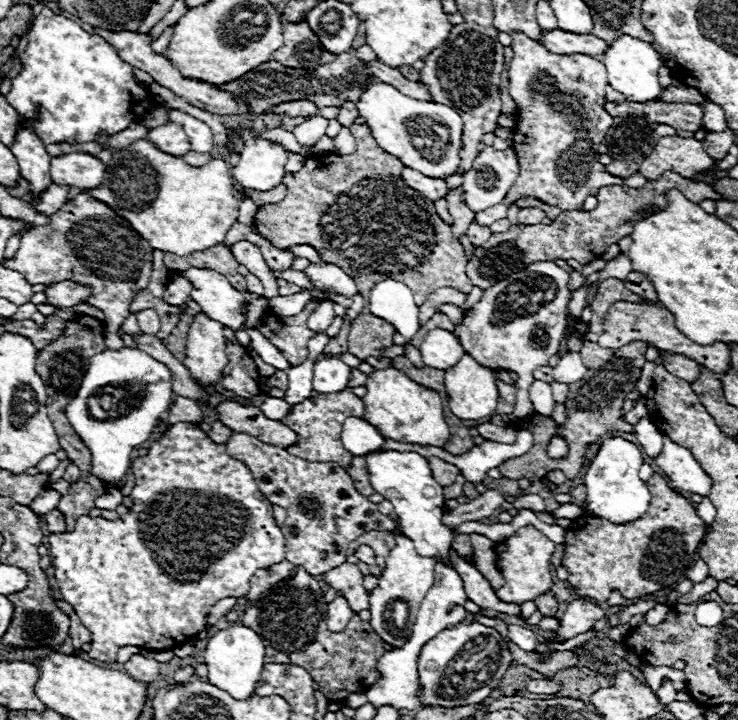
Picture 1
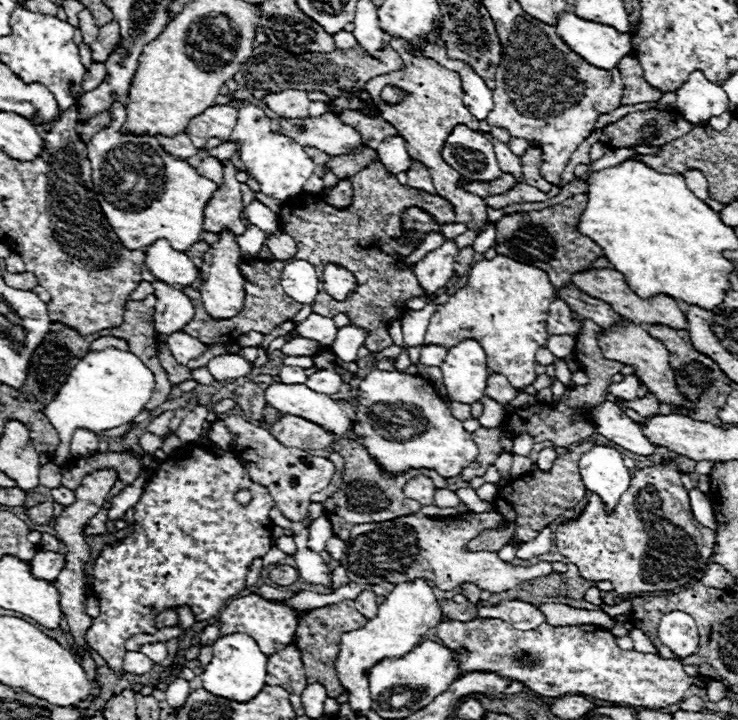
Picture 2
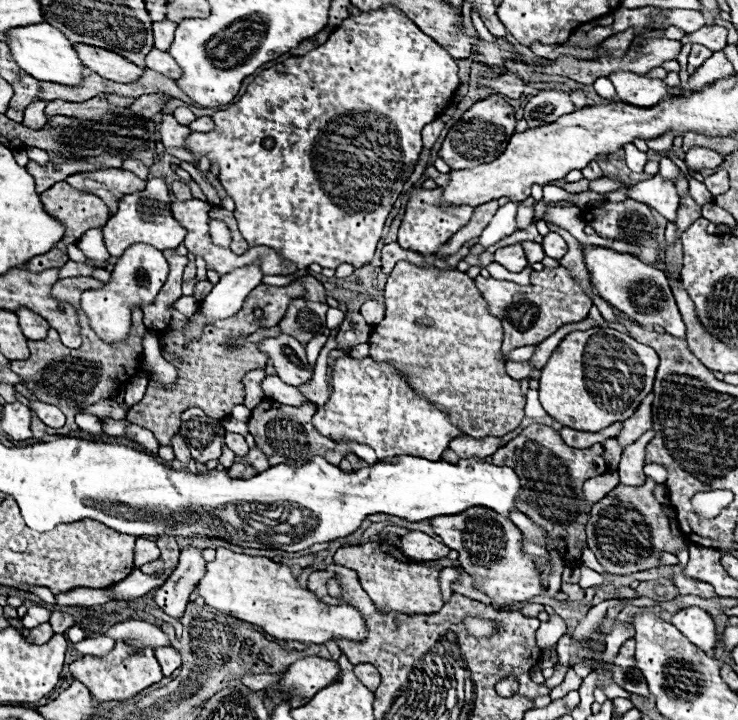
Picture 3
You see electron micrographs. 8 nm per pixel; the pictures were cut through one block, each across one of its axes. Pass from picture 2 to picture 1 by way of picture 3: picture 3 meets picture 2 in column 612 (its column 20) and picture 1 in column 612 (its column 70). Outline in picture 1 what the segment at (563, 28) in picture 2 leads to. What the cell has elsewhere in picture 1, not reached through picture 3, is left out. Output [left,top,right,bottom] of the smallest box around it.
[600,36,664,102]

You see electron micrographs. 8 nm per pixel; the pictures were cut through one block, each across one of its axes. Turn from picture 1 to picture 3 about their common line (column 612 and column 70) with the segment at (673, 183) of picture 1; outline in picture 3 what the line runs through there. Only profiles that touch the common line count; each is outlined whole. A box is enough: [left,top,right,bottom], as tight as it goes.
[40,182,108,250]

